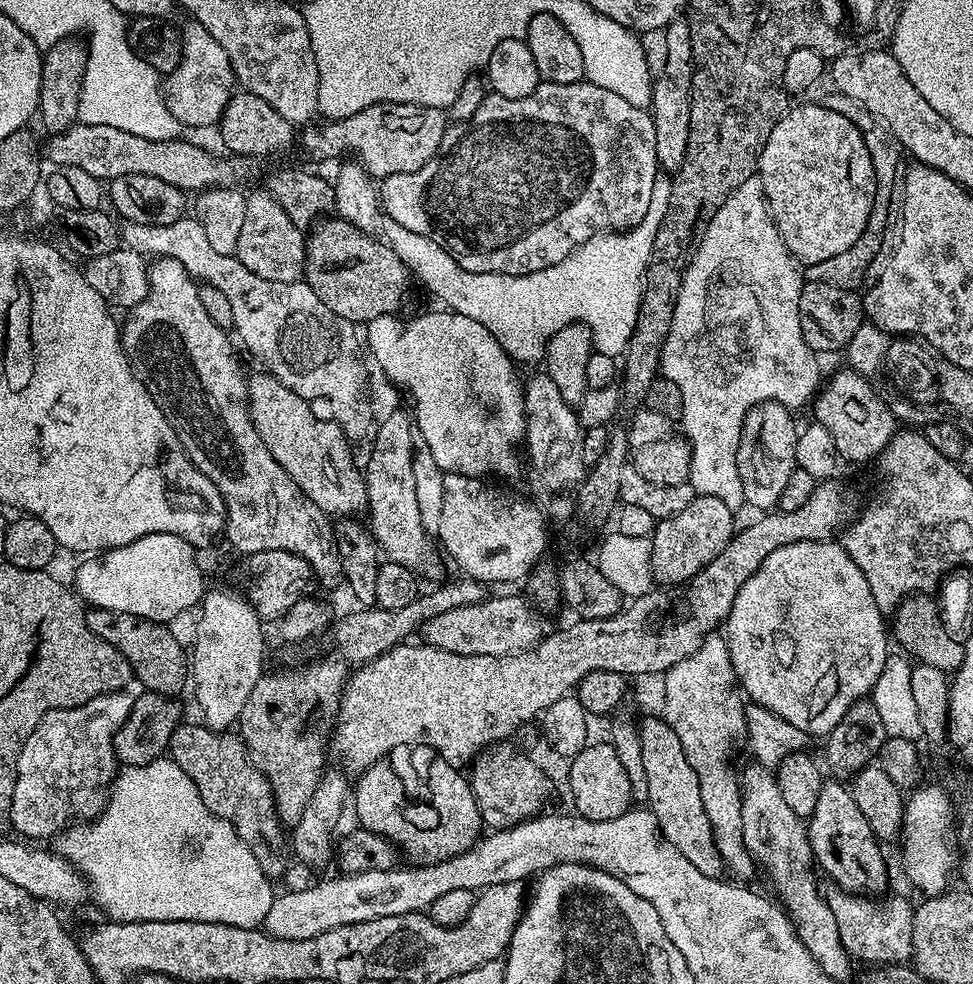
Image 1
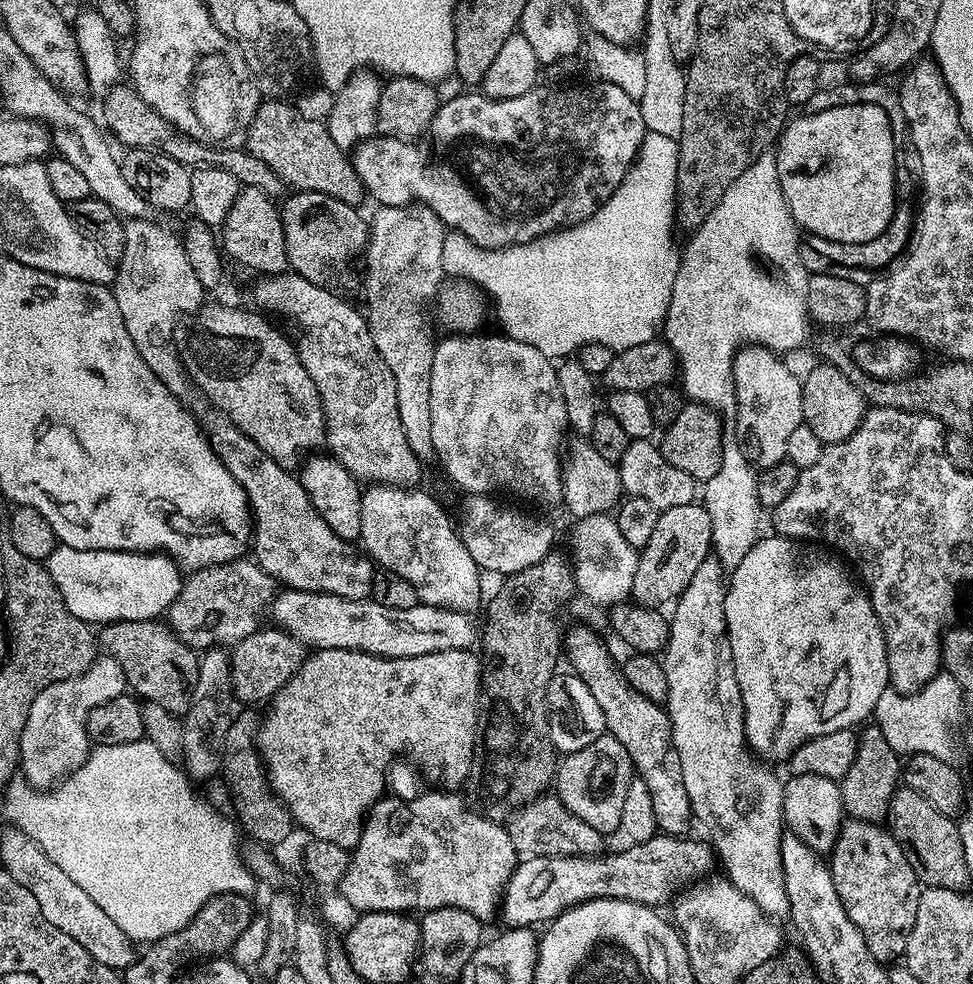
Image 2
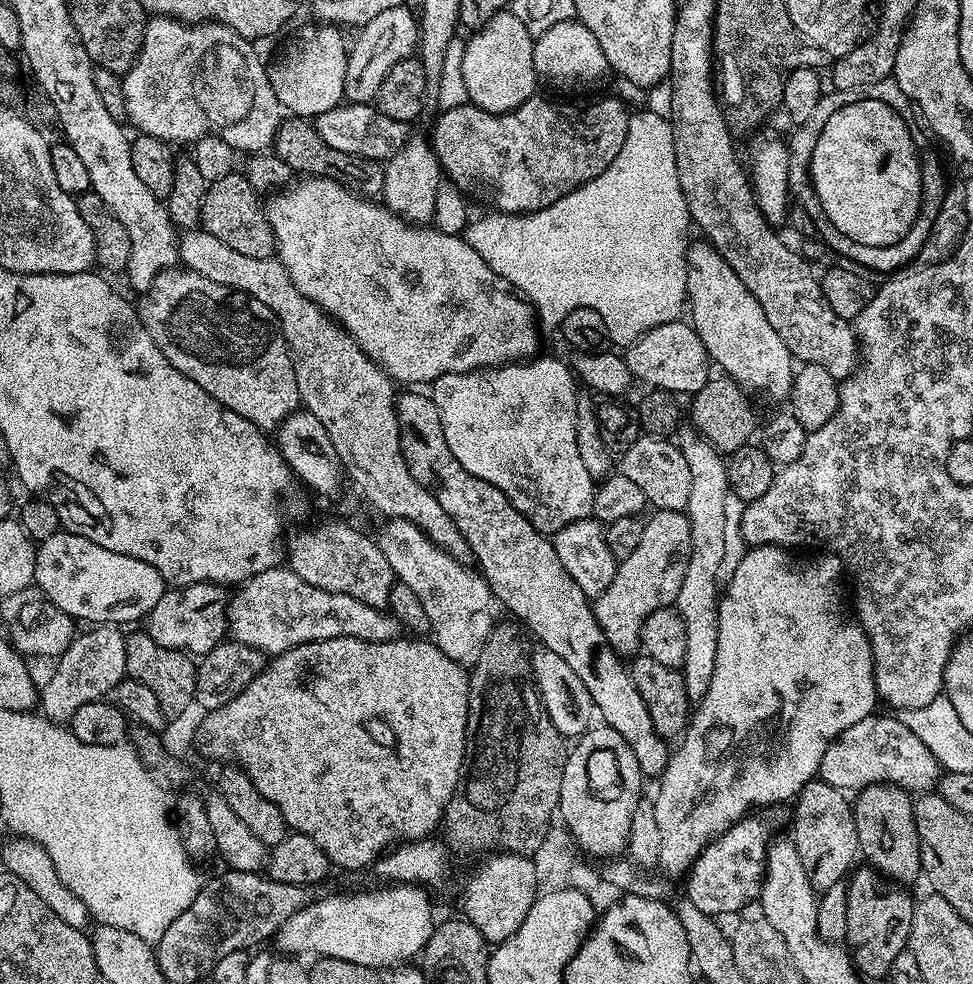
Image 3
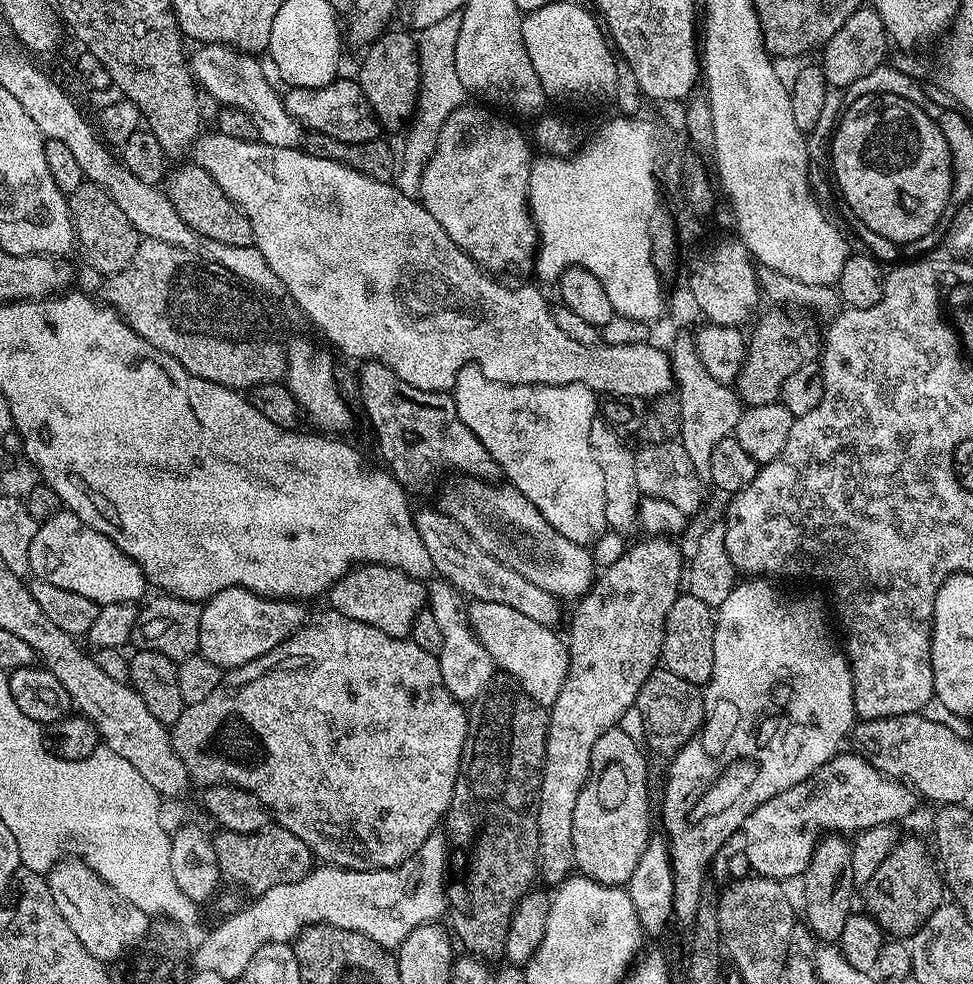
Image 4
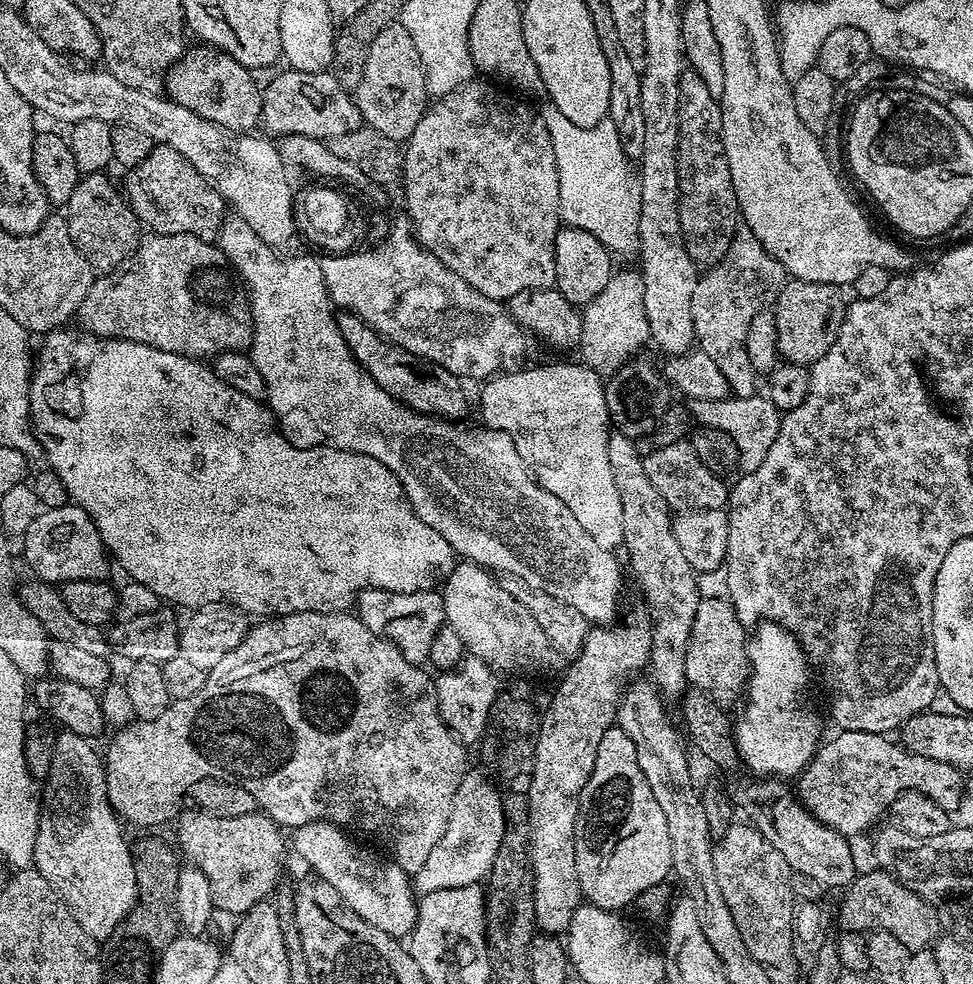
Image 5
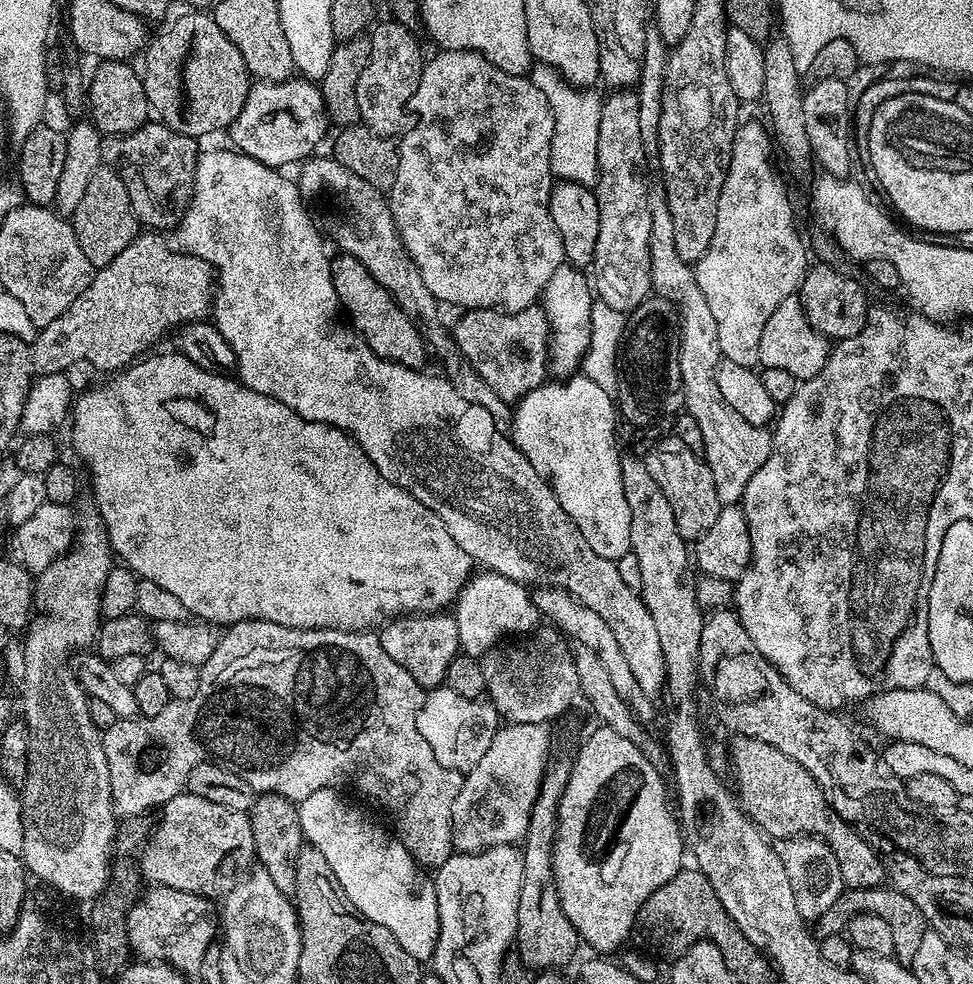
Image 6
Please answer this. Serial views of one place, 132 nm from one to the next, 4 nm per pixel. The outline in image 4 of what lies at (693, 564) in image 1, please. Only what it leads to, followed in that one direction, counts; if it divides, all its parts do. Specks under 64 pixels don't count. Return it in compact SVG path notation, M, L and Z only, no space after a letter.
M649 535L637 544L629 543L625 547L624 553L618 562L603 569L595 577L594 583L583 596L579 597L576 613L572 616L572 633L566 636L568 645L568 673L564 679L564 684L557 694L556 700L550 705L548 714L548 737L544 743L544 770L540 773L540 803L536 805L536 817L538 818L538 834L540 835L540 859L538 861L538 872L541 877L552 883L552 886L559 885L568 879L574 872L574 806L578 802L578 794L584 789L584 784L588 780L590 770L590 754L594 742L606 734L606 730L617 727L621 723L620 719L629 711L636 707L636 699L646 682L646 678L661 663L660 651L662 650L662 638L664 637L664 623L666 614L670 606L675 602L678 593L682 588L682 568L680 572L680 548L676 545L677 541L672 538L665 538L661 535Z

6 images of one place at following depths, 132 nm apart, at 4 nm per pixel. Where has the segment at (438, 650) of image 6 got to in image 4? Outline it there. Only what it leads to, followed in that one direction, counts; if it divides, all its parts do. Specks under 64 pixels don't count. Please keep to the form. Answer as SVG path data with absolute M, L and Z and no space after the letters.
M361 564L353 568L332 585L331 596L331 607L348 620L369 624L382 630L382 634L401 638L411 637L416 615L426 608L425 585L385 564Z

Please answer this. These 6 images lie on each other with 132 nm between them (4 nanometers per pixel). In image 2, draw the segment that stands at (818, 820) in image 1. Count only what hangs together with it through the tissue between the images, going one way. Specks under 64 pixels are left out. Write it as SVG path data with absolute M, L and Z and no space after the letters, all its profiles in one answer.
M845 819L830 853L830 867L834 890L838 890L838 898L842 898L850 922L854 922L866 938L870 954L881 962L899 961L910 942L910 930L914 930L914 914L918 914L918 898L922 891L920 879L914 874L914 866L910 866L900 843L887 827L869 820Z

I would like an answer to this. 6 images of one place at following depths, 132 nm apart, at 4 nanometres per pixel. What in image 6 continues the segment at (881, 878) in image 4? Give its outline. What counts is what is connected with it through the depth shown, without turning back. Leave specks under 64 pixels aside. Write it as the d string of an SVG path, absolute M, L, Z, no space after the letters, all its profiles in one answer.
M895 886L848 888L835 900L834 905L813 923L812 933L819 941L830 936L841 935L847 929L849 918L860 912L878 914L878 918L882 918L890 925L894 937L895 959L902 964L911 965L914 953L918 951L918 946L922 942L922 934L926 934L930 929L922 910L918 910L918 906L914 906L914 902L910 902L910 898L906 898L906 894L899 892Z

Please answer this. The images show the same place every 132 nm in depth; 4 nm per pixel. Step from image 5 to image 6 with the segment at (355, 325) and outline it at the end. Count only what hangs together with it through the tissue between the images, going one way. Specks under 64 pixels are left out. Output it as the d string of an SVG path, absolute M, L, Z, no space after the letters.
M347 254L335 257L332 260L332 281L341 309L346 313L347 323L355 328L374 354L407 368L420 370L425 367L424 359L430 356L430 348L416 321L396 307L396 297L381 286L374 274L370 274L370 270L358 262L358 258Z

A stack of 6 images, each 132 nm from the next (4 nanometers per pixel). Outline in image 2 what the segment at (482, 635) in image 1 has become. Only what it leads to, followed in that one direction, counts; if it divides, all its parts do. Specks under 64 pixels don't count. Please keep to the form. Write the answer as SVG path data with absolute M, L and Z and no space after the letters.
M297 588L277 591L270 609L271 623L309 649L345 648L351 652L369 652L390 658L471 649L472 643L478 640L478 624L476 626L472 619L469 613L435 608L429 604L415 604L410 610L390 610L371 598L351 600Z

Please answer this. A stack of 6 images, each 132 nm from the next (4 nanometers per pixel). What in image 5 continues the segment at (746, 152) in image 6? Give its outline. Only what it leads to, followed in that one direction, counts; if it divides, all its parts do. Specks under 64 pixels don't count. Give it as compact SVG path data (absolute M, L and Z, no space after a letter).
M744 230L733 236L727 254L715 268L707 269L697 279L692 299L692 317L696 331L695 343L702 340L732 340L732 344L746 346L750 322L760 312L771 309L786 283L782 262L778 262L758 242L751 232Z

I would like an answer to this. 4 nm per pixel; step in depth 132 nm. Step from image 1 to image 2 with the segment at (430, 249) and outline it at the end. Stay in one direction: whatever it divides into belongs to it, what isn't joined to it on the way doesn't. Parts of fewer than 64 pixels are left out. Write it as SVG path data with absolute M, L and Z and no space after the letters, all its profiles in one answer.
M652 132L645 133L636 161L624 176L624 181L616 187L616 192L594 215L589 216L587 220L573 223L571 226L561 227L550 236L531 240L528 244L514 244L511 248L479 248L477 244L470 242L468 236L463 236L460 232L449 231L444 237L444 249L442 250L445 277L476 285L490 301L491 307L492 304L496 307L496 320L504 327L501 328L503 335L507 336L509 340L526 342L526 346L534 346L534 350L538 350L538 354L542 354L553 362L560 362L571 357L583 344L601 344L611 348L613 353L621 353L628 347L650 342L664 327L666 310L670 306L670 298L674 290L674 278L678 274L678 266L680 265L680 252L678 248L672 245L672 220L674 224L677 219L678 148L679 143L668 138L668 136Z

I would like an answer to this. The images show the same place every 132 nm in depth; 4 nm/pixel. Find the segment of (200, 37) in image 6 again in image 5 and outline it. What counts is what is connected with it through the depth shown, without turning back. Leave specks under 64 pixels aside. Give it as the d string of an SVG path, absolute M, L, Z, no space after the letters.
M196 46L187 49L172 68L169 69L165 77L164 88L168 90L169 99L176 104L186 106L188 110L193 110L203 120L214 121L216 125L226 129L228 132L238 132L241 134L251 133L259 125L261 116L261 102L263 93L259 83L256 84L253 71L242 66L240 62L228 53L223 53L210 46Z

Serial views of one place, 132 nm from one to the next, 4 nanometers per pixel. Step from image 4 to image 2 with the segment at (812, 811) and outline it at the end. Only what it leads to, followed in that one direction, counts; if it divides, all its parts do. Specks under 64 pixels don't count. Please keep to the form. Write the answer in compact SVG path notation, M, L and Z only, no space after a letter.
M655 834L645 844L636 844L625 852L614 852L599 856L530 856L517 863L510 882L504 887L502 897L502 920L511 928L535 929L536 924L547 925L557 920L566 909L591 900L629 900L635 904L660 906L664 900L664 888L672 888L675 884L688 886L697 878L709 875L714 864L714 853L707 843L699 844L696 840L678 836Z

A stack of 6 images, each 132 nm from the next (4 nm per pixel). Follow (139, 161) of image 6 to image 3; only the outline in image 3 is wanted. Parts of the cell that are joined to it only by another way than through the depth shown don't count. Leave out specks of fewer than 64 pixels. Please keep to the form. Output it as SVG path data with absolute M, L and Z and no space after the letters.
M233 170L218 180L207 185L200 224L205 232L214 234L221 242L226 242L230 250L238 250L238 254L247 254L250 258L266 258L276 250L276 239L270 230L270 222L265 205L254 186L250 186L247 175Z

